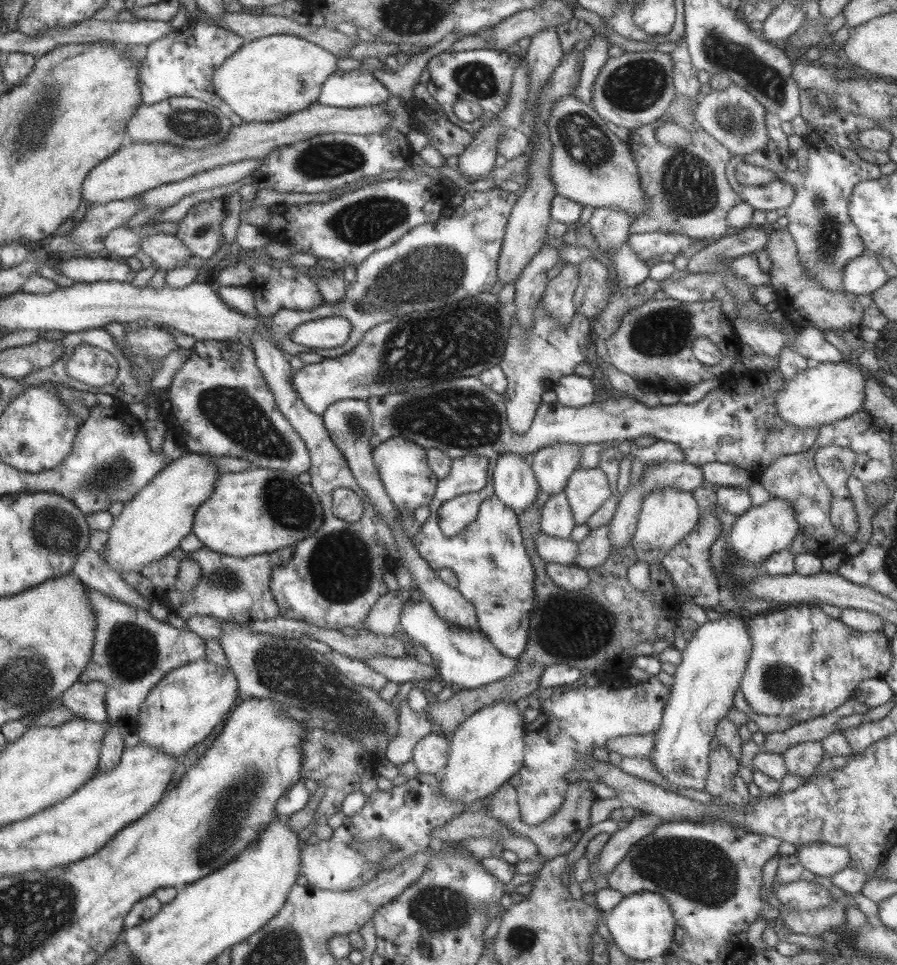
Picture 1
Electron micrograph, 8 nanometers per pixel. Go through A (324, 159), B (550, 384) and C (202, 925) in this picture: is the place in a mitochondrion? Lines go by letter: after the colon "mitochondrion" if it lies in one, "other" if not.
A: mitochondrion
B: other
C: other

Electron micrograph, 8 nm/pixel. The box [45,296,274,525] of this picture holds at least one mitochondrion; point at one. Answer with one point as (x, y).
(115, 473)

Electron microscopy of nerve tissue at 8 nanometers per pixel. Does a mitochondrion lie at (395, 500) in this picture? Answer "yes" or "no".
no

